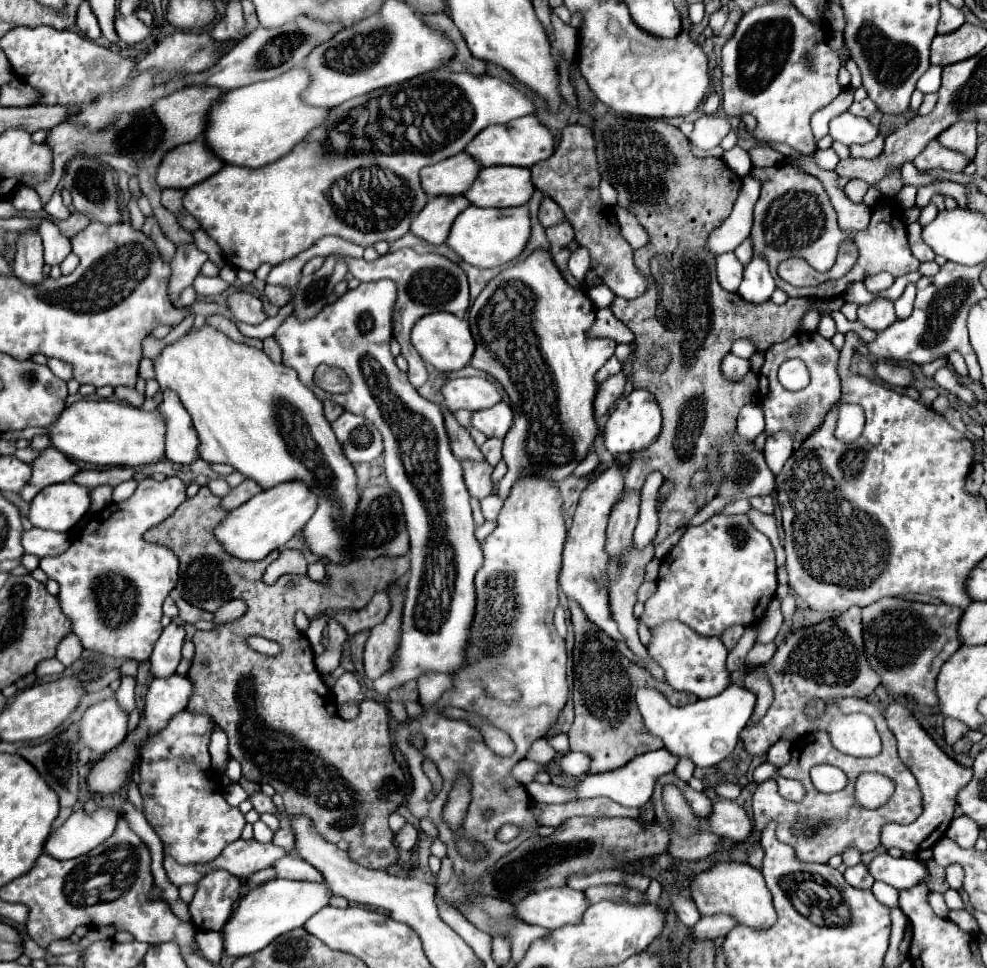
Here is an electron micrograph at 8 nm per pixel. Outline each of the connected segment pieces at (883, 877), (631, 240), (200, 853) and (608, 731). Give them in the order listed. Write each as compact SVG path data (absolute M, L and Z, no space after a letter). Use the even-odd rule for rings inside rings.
M889 853L873 857L873 861L867 865L867 869L875 881L883 881L895 889L909 889L911 885L925 881L929 875L923 861L919 861L915 857L895 859Z
M615 207L617 211L617 221L621 225L621 235L627 239L627 243L633 247L633 249L641 249L649 243L649 237L647 237L647 231L639 225L639 221L635 221L635 217L631 217L631 213L627 213L627 209L623 207Z
M181 711L175 715L167 729L157 733L155 737L149 737L147 745L141 749L141 761L139 761L139 791L143 797L143 813L155 833L161 837L165 845L165 853L177 859L183 865L189 863L207 863L213 861L227 843L241 837L241 829L245 827L245 817L239 811L239 807L233 807L223 799L221 787L211 779L211 757L209 757L209 735L213 729L213 721L207 715L191 715L187 711Z
M569 599L569 611L575 629L575 649L573 649L575 721L567 733L571 751L583 751L591 755L589 773L601 773L625 765L639 753L661 749L663 743L659 743L643 729L643 719L639 717L639 709L635 703L635 689L657 687L671 705L695 703L697 697L691 693L679 693L671 689L667 683L657 681L647 669L641 669L635 663L631 663L615 647L615 641L585 617L583 609L573 599Z

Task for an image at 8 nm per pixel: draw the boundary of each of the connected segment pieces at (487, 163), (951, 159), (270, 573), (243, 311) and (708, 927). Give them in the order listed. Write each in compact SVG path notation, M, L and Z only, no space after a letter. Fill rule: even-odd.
M527 115L515 121L509 121L509 125L491 125L483 129L483 133L479 133L479 137L475 137L465 151L475 159L483 159L483 161L477 161L481 167L491 167L491 165L531 167L553 153L553 137L547 127L543 127L535 117Z
M931 141L925 151L913 159L913 165L919 171L931 171L931 169L943 169L951 173L961 173L969 163L969 157L965 157L959 151L951 151L941 147L937 141Z
M281 551L281 555L267 567L263 581L267 581L267 585L275 583L281 575L305 575L307 573L307 561L303 557L301 551Z
M235 291L233 295L227 297L227 307L237 323L249 323L249 325L259 325L265 321L265 311L263 311L263 301L255 297L253 293L247 291Z
M717 913L717 915L701 917L693 929L695 929L695 935L697 935L697 937L721 939L721 937L727 937L727 933L729 933L733 927L737 927L737 925L739 925L739 923L735 921L735 917Z

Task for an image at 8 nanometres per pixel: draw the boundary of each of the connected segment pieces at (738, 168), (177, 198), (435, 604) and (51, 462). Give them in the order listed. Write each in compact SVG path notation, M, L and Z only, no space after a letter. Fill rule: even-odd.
M733 147L731 151L725 151L723 153L723 161L735 171L735 173L739 173L739 177L745 177L745 175L749 175L749 171L751 171L751 159L749 159L749 153L745 151L745 149L741 149L741 147Z
M165 189L163 195L161 195L161 203L163 203L163 207L165 207L167 211L171 211L175 217L189 217L189 227L199 227L199 223L183 209L181 197L183 197L183 191Z
M381 279L381 281L375 281L375 283L361 283L357 289L349 289L343 297L339 297L335 303L327 305L323 311L319 311L315 317L307 319L307 321L299 321L295 313L291 313L289 317L283 319L283 323L277 327L275 331L275 341L279 343L281 351L283 351L283 365L295 369L299 373L299 379L303 385L307 385L315 397L319 401L333 401L337 405L341 405L345 411L349 409L351 413L359 413L359 415L365 415L367 419L371 419L375 423L375 427L381 431L383 435L383 443L385 443L385 451L383 451L383 457L385 457L385 475L387 475L387 481L389 485L399 493L401 501L403 501L403 511L405 511L405 519L407 519L407 529L409 529L409 535L411 535L411 571L409 571L409 583L407 583L407 589L405 589L405 607L403 607L403 625L401 625L401 647L399 647L399 657L395 657L395 669L391 673L387 673L387 677L379 677L377 681L373 681L373 689L387 699L389 691L407 683L407 681L417 681L421 675L427 675L427 673L447 673L447 675L455 675L457 671L465 669L469 665L467 661L467 649L469 649L469 641L471 641L471 623L473 623L473 617L475 617L475 607L477 607L477 593L475 593L475 573L483 567L483 551L481 551L481 545L479 541L475 539L475 525L473 525L473 517L471 517L471 505L469 505L469 493L467 493L467 487L463 483L463 471L461 471L461 463L453 457L451 453L451 447L449 447L449 437L445 433L445 425L443 425L443 409L441 405L437 403L431 403L427 399L423 399L415 389L413 385L409 383L409 377L405 373L399 371L399 367L395 365L395 359L389 351L389 343L393 339L393 309L395 309L395 301L397 301L397 285L391 281L391 279ZM319 363L327 363L327 365L335 365L335 367L341 367L349 377L351 377L351 389L349 393L345 395L331 395L331 393L325 393L323 389L319 389L315 383L313 383L313 373L315 373L315 367Z
M47 447L45 451L41 451L41 455L31 463L31 467L33 467L33 475L29 483L23 487L25 501L31 501L47 485L71 481L81 471L77 463L69 461L53 447Z

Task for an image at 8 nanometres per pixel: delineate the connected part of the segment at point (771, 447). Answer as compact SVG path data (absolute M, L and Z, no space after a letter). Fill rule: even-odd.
M779 431L771 437L767 437L765 441L765 459L767 459L767 465L769 469L777 475L779 469L783 467L783 463L787 461L787 457L791 455L793 451L793 435L787 433L787 431Z

